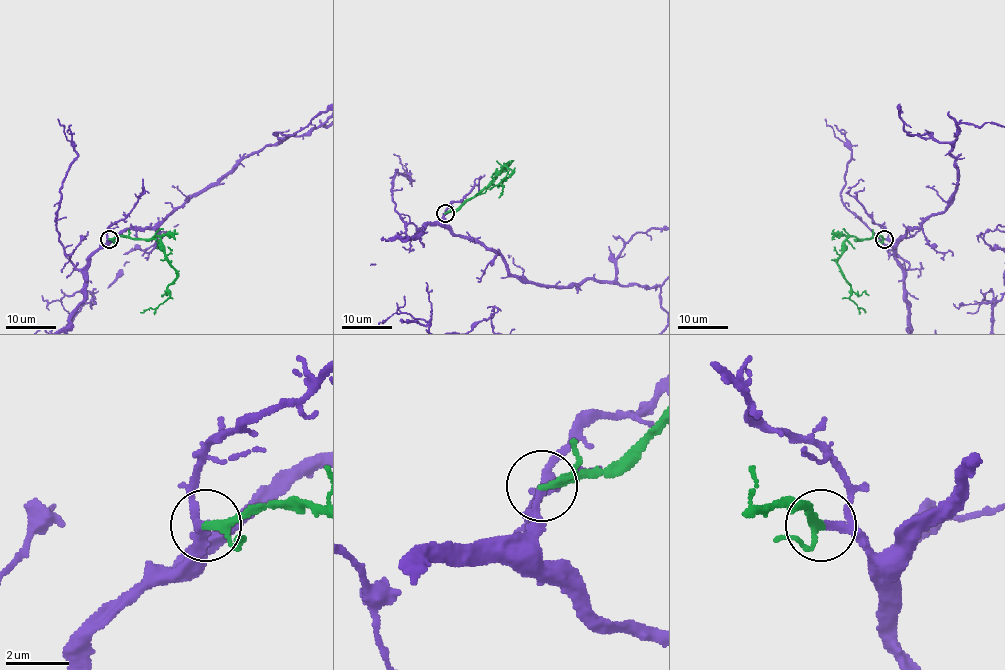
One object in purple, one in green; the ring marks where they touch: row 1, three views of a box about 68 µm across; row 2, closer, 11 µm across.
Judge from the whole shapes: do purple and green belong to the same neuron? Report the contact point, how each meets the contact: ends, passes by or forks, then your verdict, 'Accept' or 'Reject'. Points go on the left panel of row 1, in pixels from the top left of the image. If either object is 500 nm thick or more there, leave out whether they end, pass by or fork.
Place: (109, 239). At the ring purple passes by. At the ring green passes by. Accept

